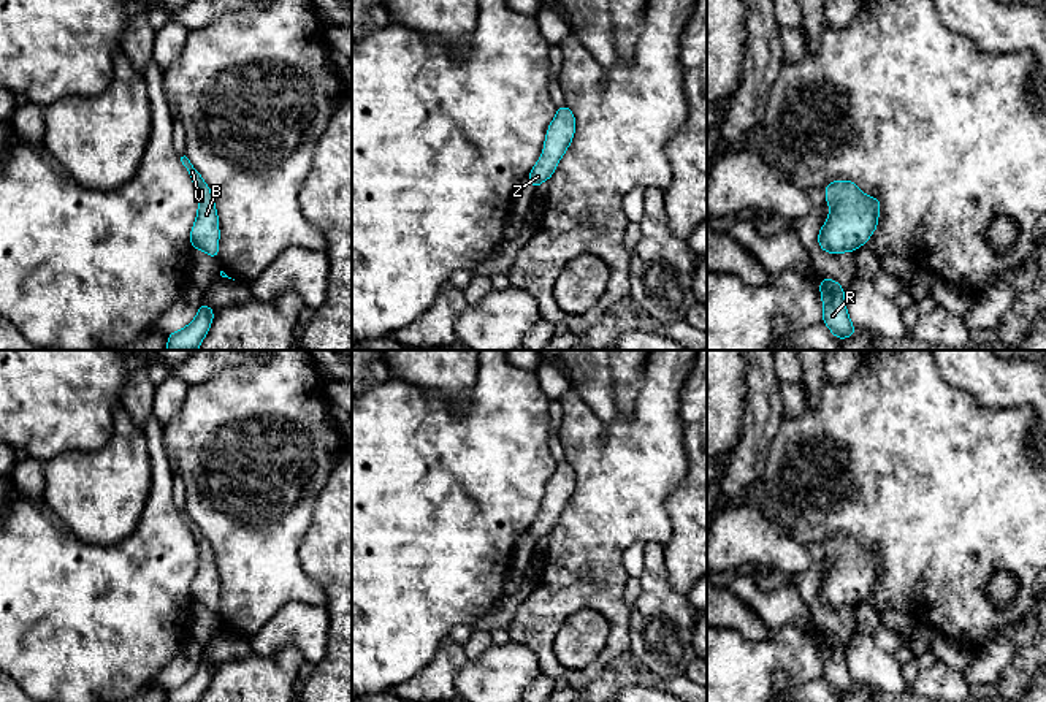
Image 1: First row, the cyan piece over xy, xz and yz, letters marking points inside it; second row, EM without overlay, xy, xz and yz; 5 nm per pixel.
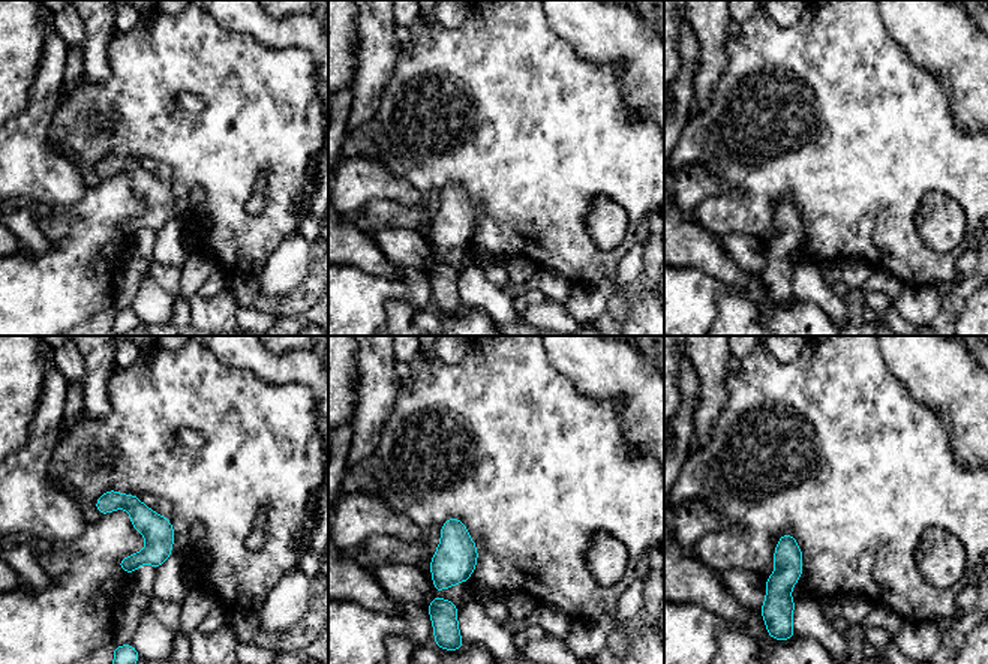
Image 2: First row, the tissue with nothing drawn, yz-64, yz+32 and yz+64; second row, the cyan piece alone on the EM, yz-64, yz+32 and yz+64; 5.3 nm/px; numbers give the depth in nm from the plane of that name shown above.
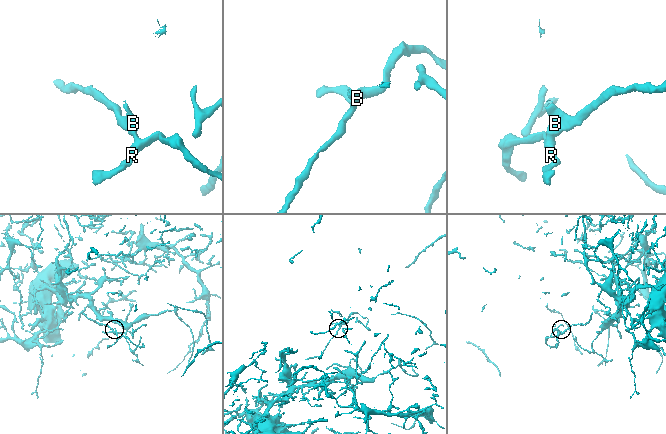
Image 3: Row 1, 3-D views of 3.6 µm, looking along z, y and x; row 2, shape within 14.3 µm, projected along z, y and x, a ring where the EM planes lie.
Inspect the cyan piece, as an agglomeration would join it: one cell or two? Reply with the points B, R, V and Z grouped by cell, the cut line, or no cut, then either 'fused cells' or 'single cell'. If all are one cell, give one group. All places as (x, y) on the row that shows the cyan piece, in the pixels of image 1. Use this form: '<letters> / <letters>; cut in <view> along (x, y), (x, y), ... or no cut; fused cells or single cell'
B R V Z; no cut; single cell

